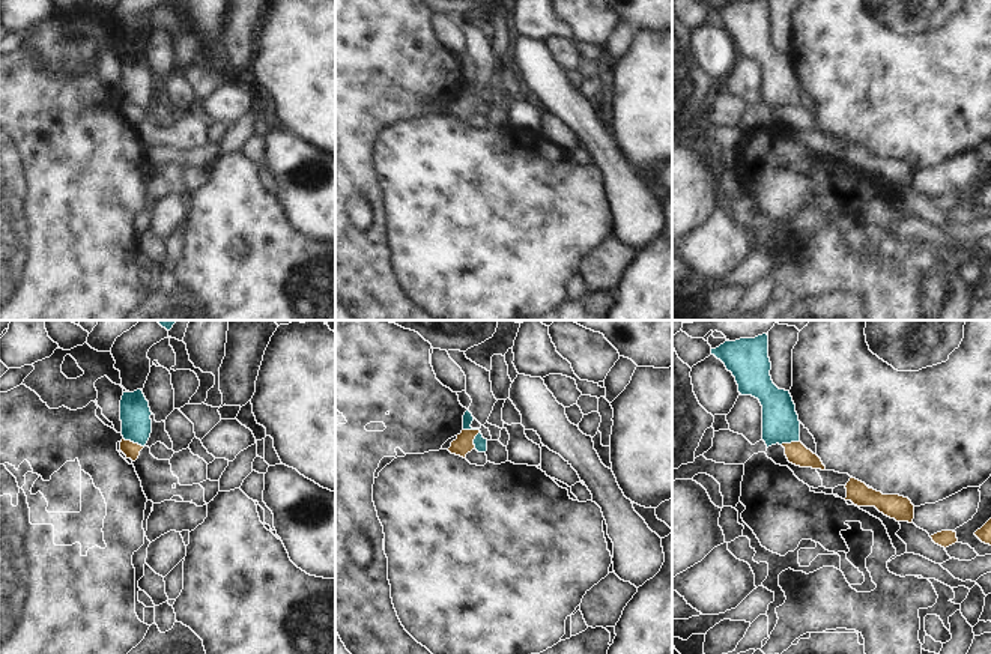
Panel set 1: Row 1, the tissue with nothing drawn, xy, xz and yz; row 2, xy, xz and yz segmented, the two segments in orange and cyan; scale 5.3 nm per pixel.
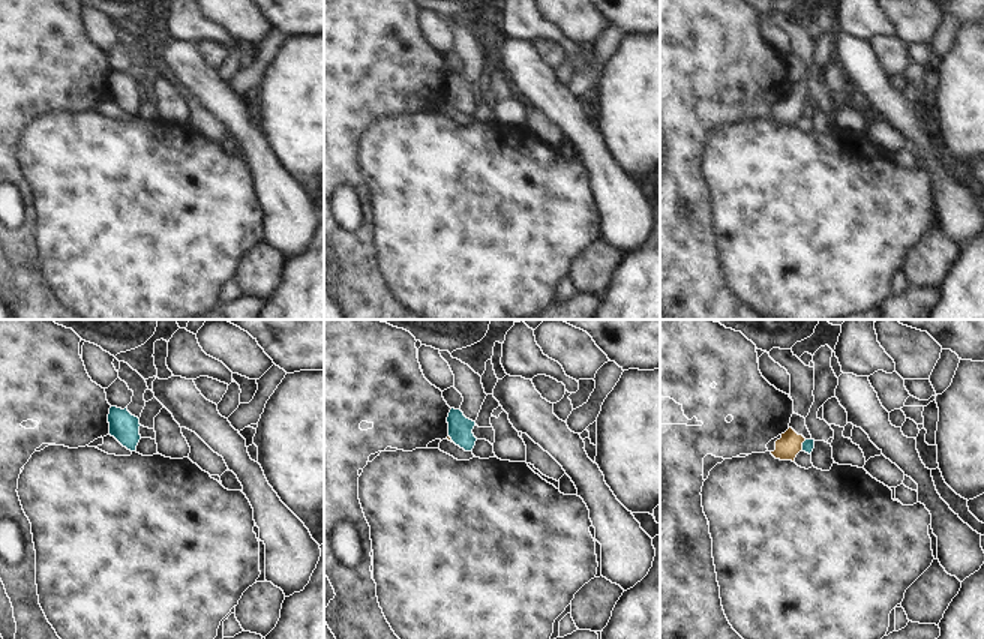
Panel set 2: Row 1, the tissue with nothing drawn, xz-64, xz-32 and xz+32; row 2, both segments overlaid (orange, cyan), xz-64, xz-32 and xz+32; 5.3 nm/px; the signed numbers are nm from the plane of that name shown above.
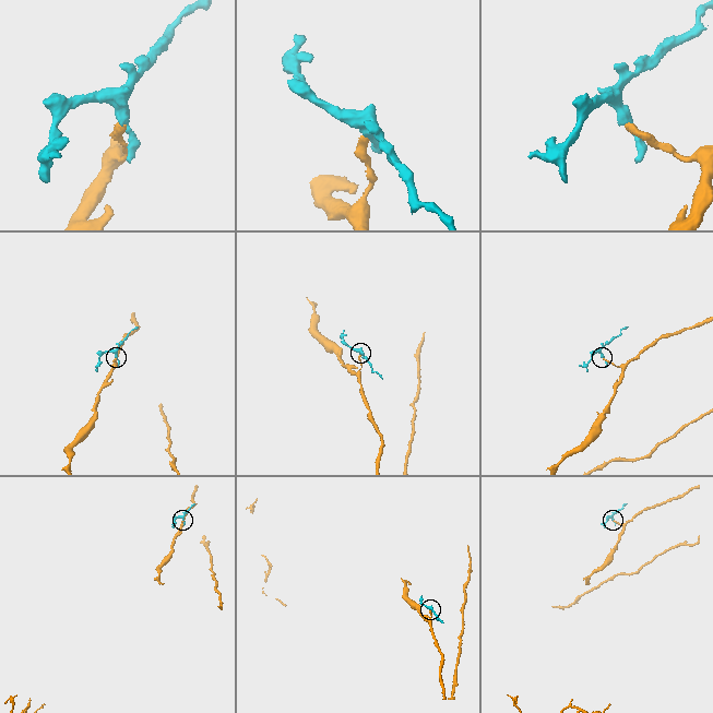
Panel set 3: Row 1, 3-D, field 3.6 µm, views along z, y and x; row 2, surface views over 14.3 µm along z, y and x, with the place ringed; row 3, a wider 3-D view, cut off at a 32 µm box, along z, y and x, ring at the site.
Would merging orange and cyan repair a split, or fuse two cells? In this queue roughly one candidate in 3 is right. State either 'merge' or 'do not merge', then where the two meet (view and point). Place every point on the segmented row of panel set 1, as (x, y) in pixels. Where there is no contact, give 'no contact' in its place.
do not merge | xz (478, 432)

